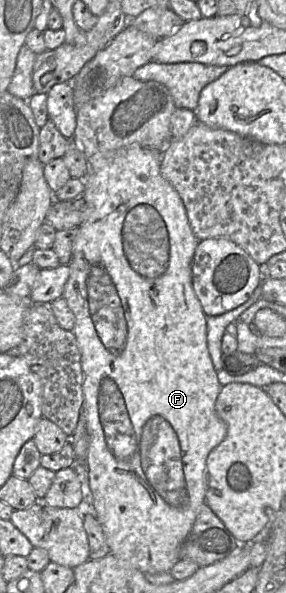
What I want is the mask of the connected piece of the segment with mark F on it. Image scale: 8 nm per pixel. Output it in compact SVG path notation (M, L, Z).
M137 143L114 153L92 157L82 194L87 208L86 219L78 227L73 241L70 275L62 297L75 316L73 333L81 355L83 371L83 411L87 420L88 503L102 527L110 554L143 574L169 573L180 560L180 550L189 536L196 517L205 502L205 468L210 452L227 436L228 426L215 410L221 389L207 346L207 316L192 285L192 262L199 240L195 237L184 203L175 188L160 172L162 152Z

